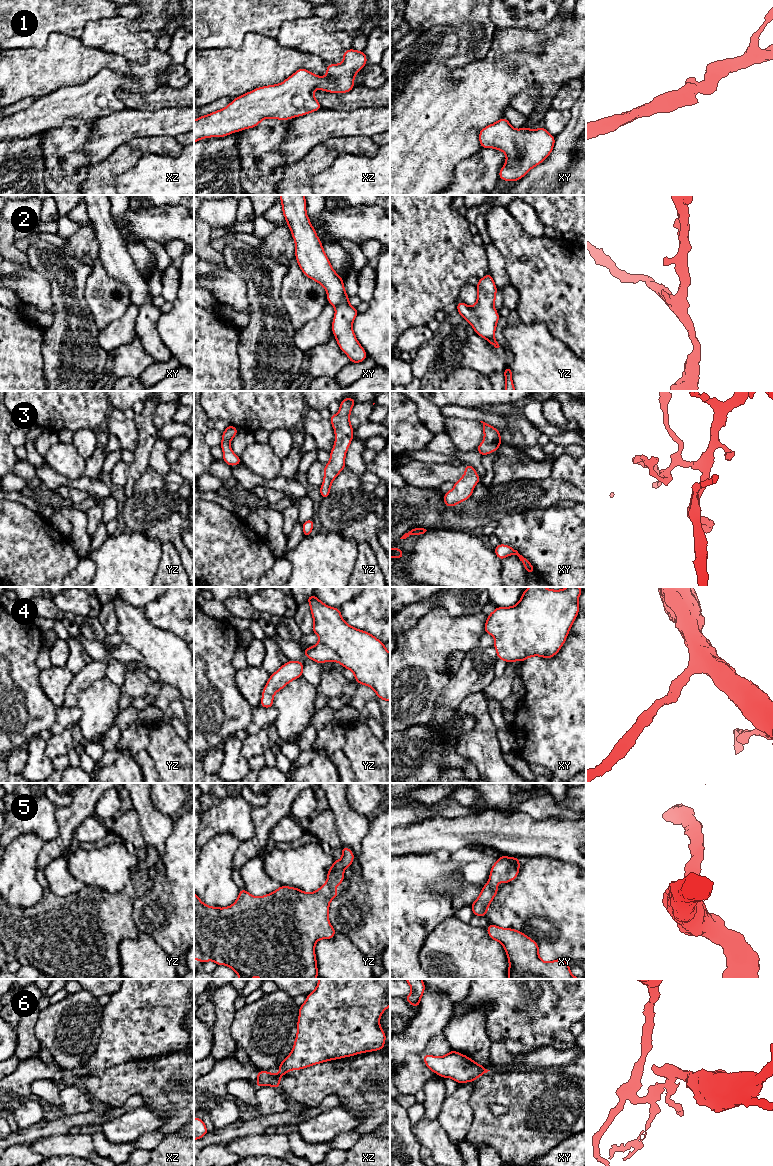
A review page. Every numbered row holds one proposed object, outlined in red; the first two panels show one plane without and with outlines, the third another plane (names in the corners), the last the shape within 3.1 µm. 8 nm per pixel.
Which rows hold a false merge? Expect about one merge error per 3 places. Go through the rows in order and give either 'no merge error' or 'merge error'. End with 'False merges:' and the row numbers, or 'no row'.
1: no merge error
2: no merge error
3: no merge error
4: no merge error
5: no merge error
6: merge error
False merges: 6

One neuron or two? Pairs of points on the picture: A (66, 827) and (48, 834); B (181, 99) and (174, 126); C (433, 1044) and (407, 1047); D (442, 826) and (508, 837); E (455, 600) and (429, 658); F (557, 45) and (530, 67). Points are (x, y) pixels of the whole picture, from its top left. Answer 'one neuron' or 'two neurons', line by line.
A: two neurons
B: two neurons
C: two neurons
D: one neuron
E: two neurons
F: one neuron

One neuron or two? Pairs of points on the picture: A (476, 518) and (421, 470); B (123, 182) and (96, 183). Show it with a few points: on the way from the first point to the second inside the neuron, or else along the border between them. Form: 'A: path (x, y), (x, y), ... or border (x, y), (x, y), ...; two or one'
A: border (415, 487), (438, 489); two
B: border (133, 166), (120, 174), (114, 184); two

